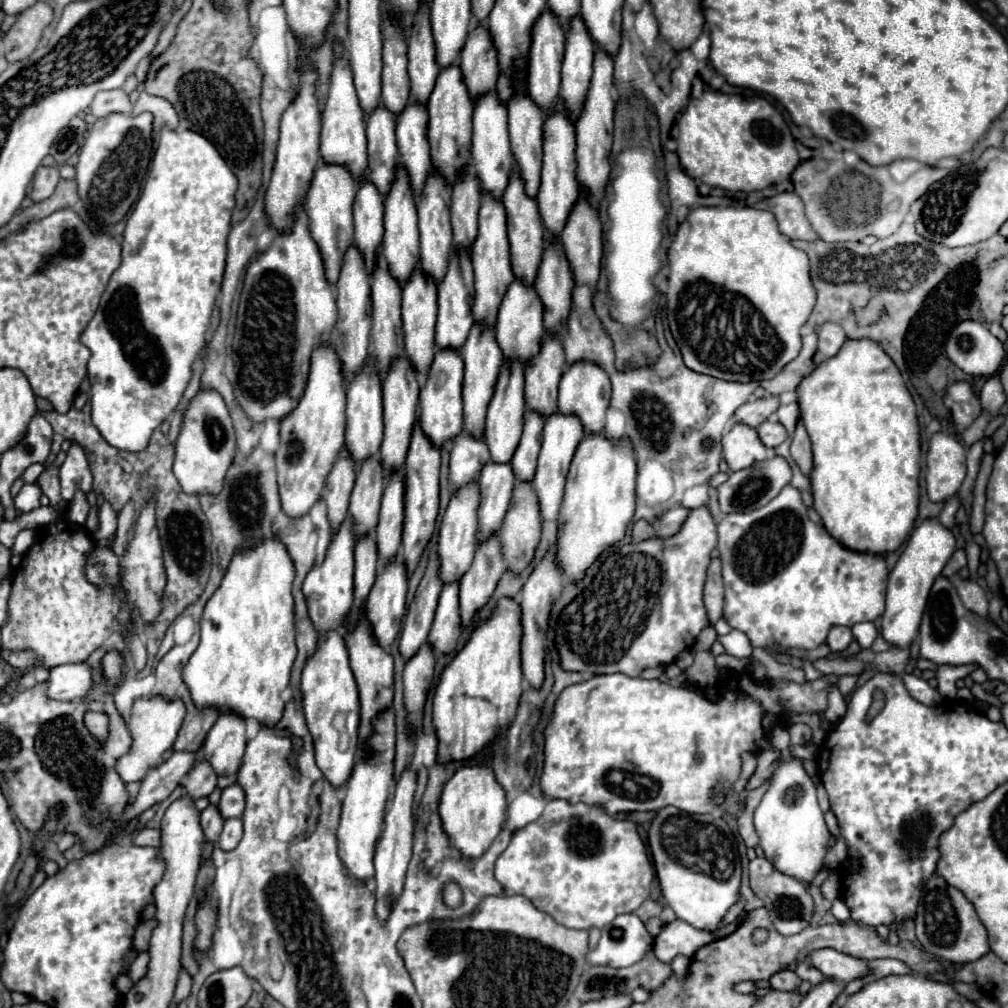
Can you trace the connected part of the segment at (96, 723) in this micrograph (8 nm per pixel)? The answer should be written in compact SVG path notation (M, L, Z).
M86 714L84 722L96 740L104 740L104 734L108 732L108 718L104 718L104 714Z

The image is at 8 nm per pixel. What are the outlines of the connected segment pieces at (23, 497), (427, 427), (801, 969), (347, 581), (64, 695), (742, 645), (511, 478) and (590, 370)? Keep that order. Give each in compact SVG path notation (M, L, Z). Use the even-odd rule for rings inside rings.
M36 482L32 484L24 484L22 490L18 492L18 496L14 498L14 506L22 512L30 512L30 510L36 510L40 508L40 496L42 496L42 490Z
M440 348L434 354L434 362L430 366L428 380L420 390L420 414L418 424L422 426L424 434L434 442L434 446L442 446L446 440L460 434L464 426L464 412L462 412L462 380L464 380L464 360L460 350L456 348Z
M804 960L804 962L800 962L798 964L798 968L796 968L796 974L800 976L800 978L804 978L804 980L808 980L810 984L818 984L818 982L822 982L824 980L824 974L820 974L808 960Z
M346 518L340 524L340 528L334 532L332 542L326 550L326 558L320 564L314 564L314 568L308 572L308 576L304 580L302 592L306 596L308 614L320 634L326 634L328 630L338 628L342 624L344 616L352 608L352 602L354 602L354 544L356 544L354 522L352 522L352 518Z
M78 662L78 664L62 664L50 670L48 678L48 696L56 700L78 700L84 698L92 686L92 670L88 662Z
M732 630L730 634L722 636L722 646L726 648L726 654L736 658L748 658L752 654L752 646L748 642L748 636L740 630Z
M486 462L478 476L480 482L480 534L478 542L488 538L488 534L496 532L504 520L504 514L510 506L512 486L516 482L516 476L512 472L510 464L498 464L498 462Z
M580 360L574 362L560 380L558 388L558 410L564 414L580 414L586 432L600 432L604 428L604 414L610 404L610 378L604 368L594 362Z

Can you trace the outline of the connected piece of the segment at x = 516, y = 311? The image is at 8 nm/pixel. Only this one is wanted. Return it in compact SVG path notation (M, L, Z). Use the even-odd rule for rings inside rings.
M514 278L514 282L506 288L506 294L498 308L496 318L496 340L500 342L500 348L504 350L504 358L520 358L528 360L532 354L536 354L536 346L540 346L540 338L546 334L546 328L542 324L542 300L536 294L534 286L524 284L520 278Z

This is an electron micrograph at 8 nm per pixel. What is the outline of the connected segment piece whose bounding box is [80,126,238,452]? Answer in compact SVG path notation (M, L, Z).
M162 126L146 186L126 222L122 264L112 274L98 312L80 336L82 344L90 350L91 419L102 438L118 450L146 450L152 432L182 400L192 376L192 362L204 346L204 330L222 286L226 238L232 228L230 216L236 206L236 190L238 178L202 134Z

